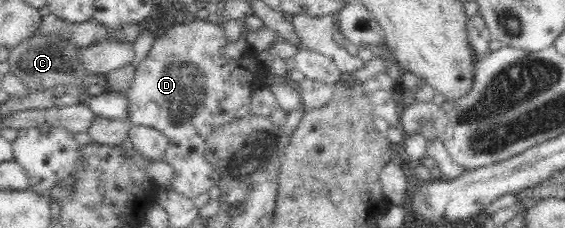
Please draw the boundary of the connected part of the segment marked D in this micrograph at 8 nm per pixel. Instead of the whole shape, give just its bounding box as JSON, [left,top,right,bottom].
[122,18,266,200]

